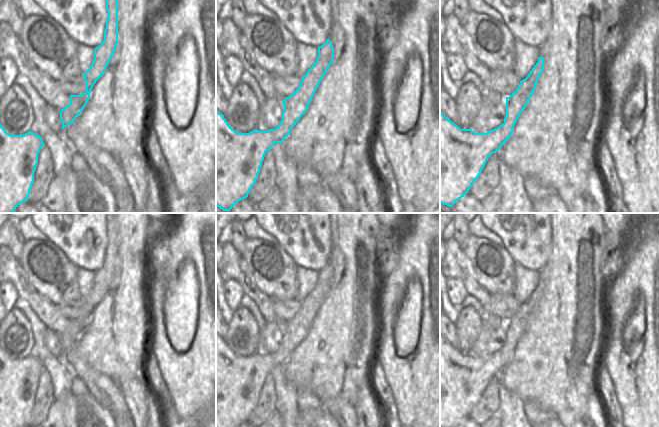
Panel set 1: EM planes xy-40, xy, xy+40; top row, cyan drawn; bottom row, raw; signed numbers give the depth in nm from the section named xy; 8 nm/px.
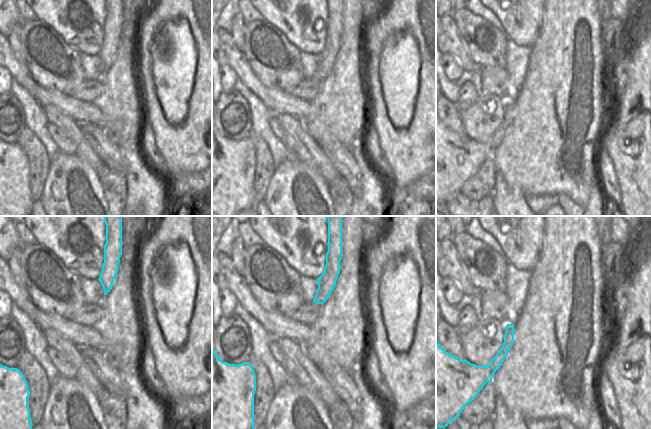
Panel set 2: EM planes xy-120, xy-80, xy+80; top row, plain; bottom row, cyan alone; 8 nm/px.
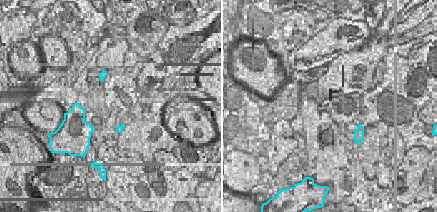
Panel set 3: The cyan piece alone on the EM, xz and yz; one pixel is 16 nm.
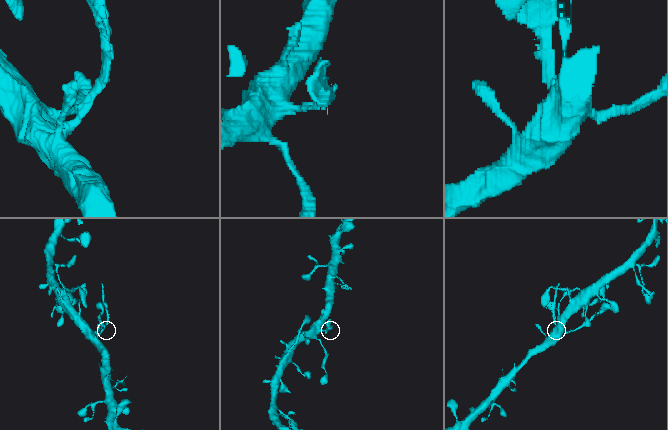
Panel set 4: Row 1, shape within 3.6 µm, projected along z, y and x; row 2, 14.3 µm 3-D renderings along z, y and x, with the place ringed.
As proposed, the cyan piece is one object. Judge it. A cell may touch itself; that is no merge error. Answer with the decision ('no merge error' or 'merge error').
merge error

